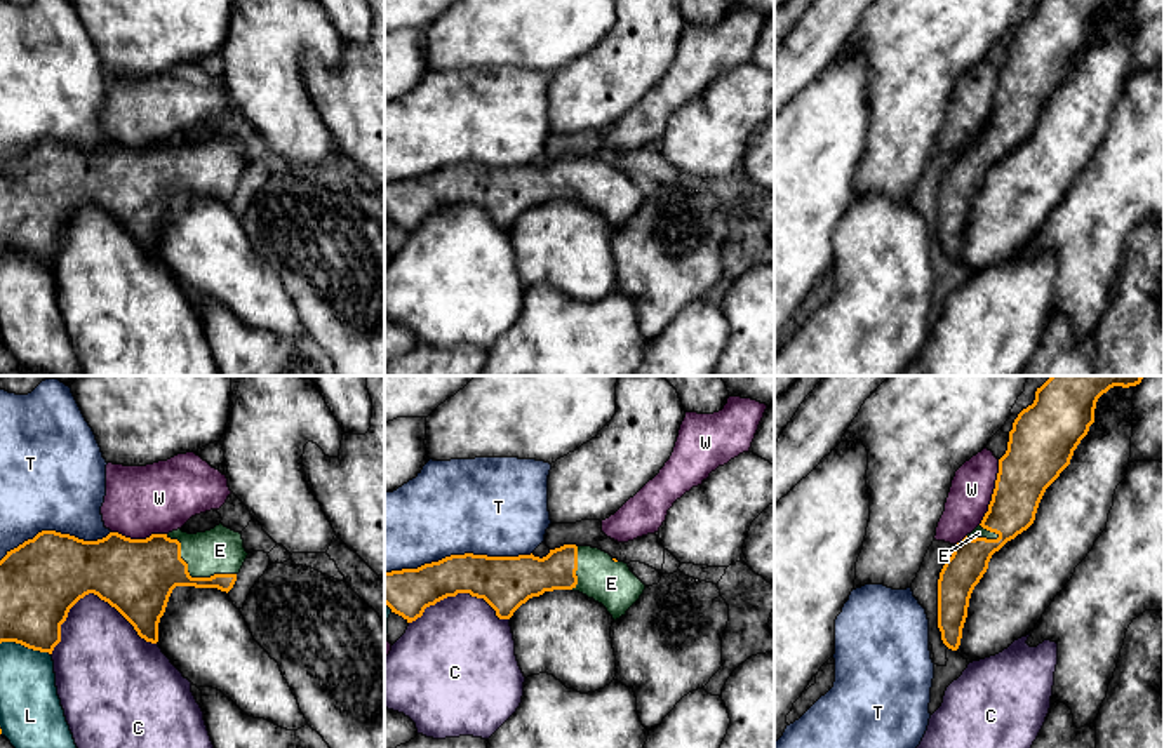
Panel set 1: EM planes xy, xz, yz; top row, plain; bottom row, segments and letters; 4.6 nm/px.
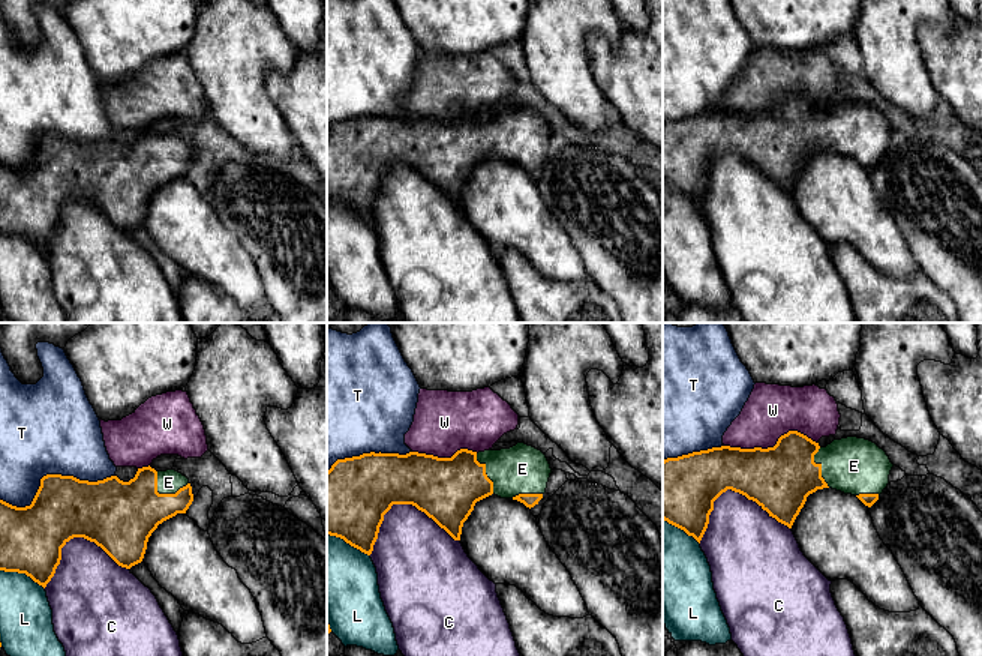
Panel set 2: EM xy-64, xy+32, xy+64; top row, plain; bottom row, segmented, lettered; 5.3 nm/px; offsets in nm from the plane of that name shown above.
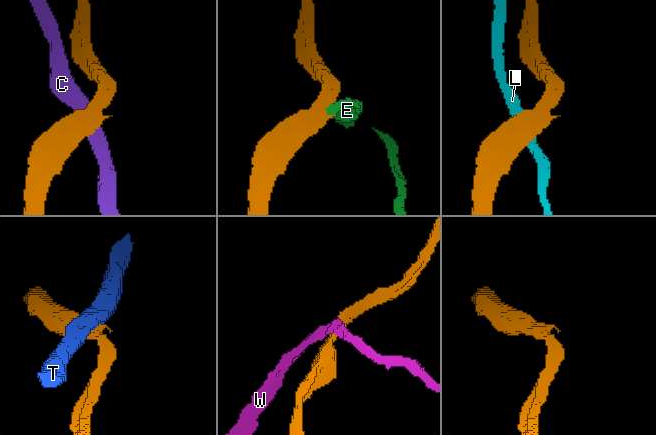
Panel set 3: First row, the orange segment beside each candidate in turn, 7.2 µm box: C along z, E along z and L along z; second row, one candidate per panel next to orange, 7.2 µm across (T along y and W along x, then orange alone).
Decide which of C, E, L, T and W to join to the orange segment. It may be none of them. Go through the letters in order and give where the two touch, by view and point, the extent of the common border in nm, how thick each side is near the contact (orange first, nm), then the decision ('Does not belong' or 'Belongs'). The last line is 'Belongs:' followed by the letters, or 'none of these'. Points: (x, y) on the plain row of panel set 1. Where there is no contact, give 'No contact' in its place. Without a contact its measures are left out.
C: Touches orange at xy (91, 202). Shared border 500 nm. Thickness 380 nm (orange) against 360 nm. Does not belong
E: Touches orange at xy (188, 185). Shared border 380 nm. Thickness 360 nm (orange) against 220 nm. Belongs
L: Touches orange at xy (25, 256). Shared border 240 nm. Thickness 340 nm (orange) against 280 nm. Does not belong
T: Touches orange at xz (458, 166). Shared border 700 nm. Thickness 240 nm (orange) against 440 nm. Does not belong
W: Touches orange at yz (994, 103). Shared border 320 nm. Thickness 280 nm (orange) against 190 nm. Does not belong
Belongs: E

